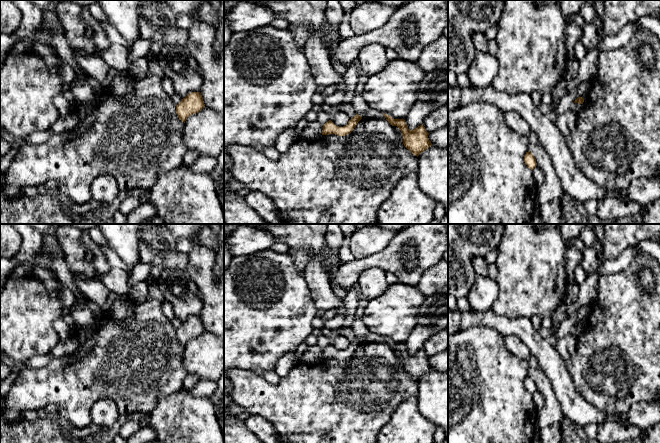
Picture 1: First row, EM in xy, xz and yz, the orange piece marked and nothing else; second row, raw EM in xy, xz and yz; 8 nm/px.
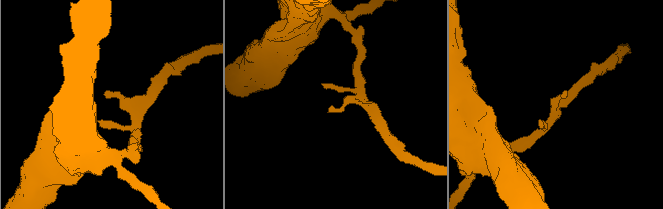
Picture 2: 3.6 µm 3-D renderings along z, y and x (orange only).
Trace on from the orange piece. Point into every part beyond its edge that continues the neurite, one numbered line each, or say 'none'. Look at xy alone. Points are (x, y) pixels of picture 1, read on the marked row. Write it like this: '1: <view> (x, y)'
none

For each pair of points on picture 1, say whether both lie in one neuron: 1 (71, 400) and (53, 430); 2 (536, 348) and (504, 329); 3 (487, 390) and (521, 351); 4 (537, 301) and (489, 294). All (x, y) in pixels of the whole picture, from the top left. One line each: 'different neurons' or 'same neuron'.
1: different neurons
2: same neuron
3: different neurons
4: different neurons

